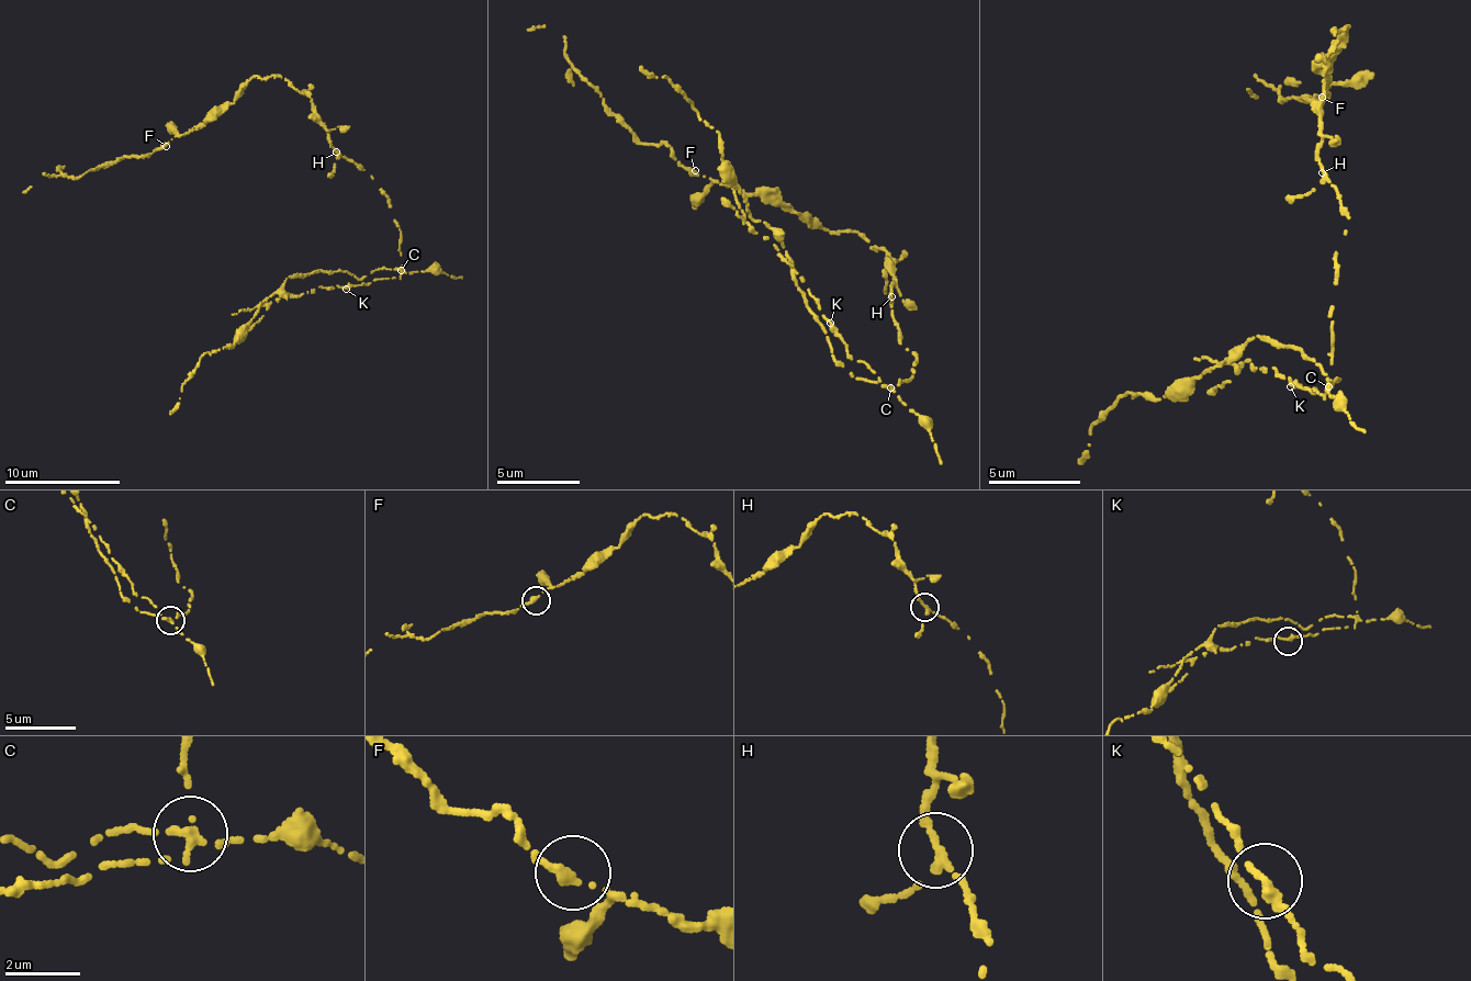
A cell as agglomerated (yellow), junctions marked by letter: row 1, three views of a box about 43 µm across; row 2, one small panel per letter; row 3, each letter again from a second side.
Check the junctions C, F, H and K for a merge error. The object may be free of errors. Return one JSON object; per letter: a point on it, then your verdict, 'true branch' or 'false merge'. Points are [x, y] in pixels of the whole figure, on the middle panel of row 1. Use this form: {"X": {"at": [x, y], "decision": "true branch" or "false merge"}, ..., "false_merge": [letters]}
{"C": {"at": [890, 387], "decision": "false merge"}, "F": {"at": [695, 170], "decision": "true branch"}, "H": {"at": [891, 296], "decision": "true branch"}, "K": {"at": [830, 323], "decision": "true branch"}, "false_merge": ["C"]}

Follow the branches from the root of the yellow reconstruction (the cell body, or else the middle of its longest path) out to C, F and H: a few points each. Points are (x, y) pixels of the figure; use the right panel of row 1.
C: (1346, 232), (1334, 257), (1336, 263), (1328, 312), (1328, 386)
F: (1346, 232), (1348, 218), (1317, 151), (1324, 137), (1323, 71), (1335, 41), (1331, 31), (1346, 25), (1322, 97)
H: (1346, 232), (1348, 218), (1333, 183), (1322, 172)

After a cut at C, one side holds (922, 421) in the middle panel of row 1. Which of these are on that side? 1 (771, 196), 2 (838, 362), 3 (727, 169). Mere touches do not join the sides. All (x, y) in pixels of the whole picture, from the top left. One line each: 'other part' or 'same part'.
1: other part
2: same part
3: same part

